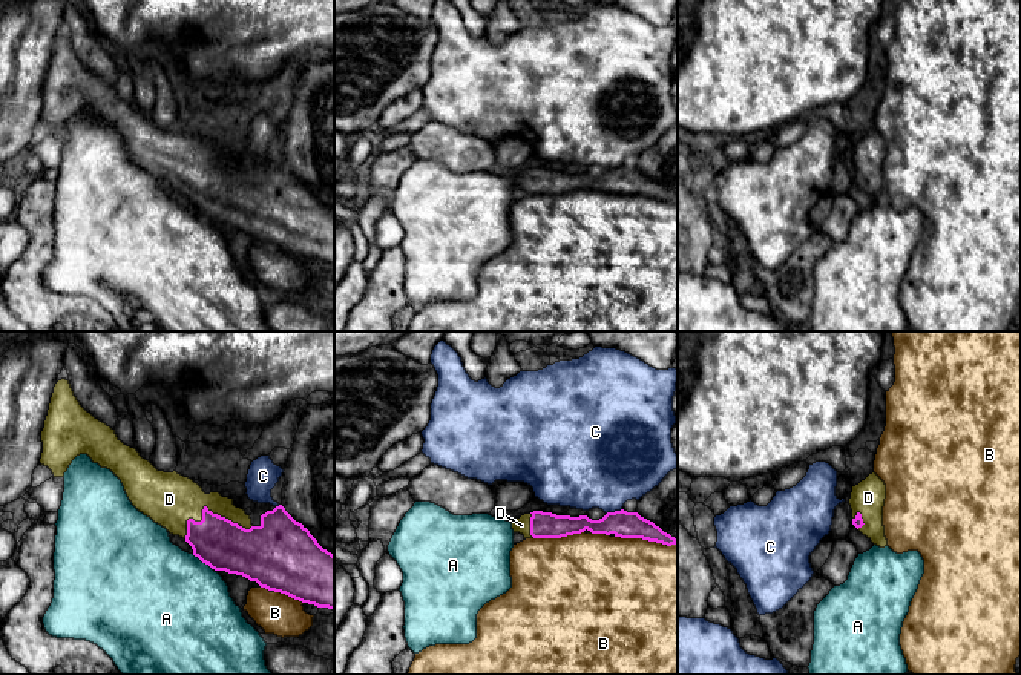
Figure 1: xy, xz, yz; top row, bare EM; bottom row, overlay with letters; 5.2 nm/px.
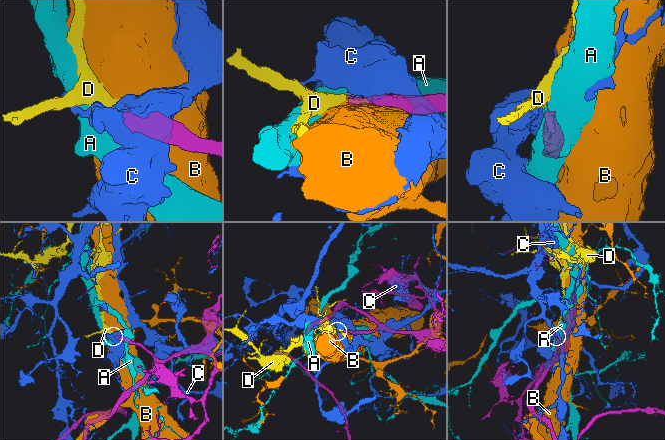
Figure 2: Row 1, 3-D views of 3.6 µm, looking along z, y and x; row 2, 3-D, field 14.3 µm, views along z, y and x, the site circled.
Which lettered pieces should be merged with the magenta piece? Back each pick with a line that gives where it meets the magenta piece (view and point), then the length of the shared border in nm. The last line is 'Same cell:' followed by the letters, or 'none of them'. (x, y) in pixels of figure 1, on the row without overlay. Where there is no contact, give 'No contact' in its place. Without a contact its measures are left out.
D: Touches magenta at xy (203, 169). Shared border 300 nm
Same cell: D

